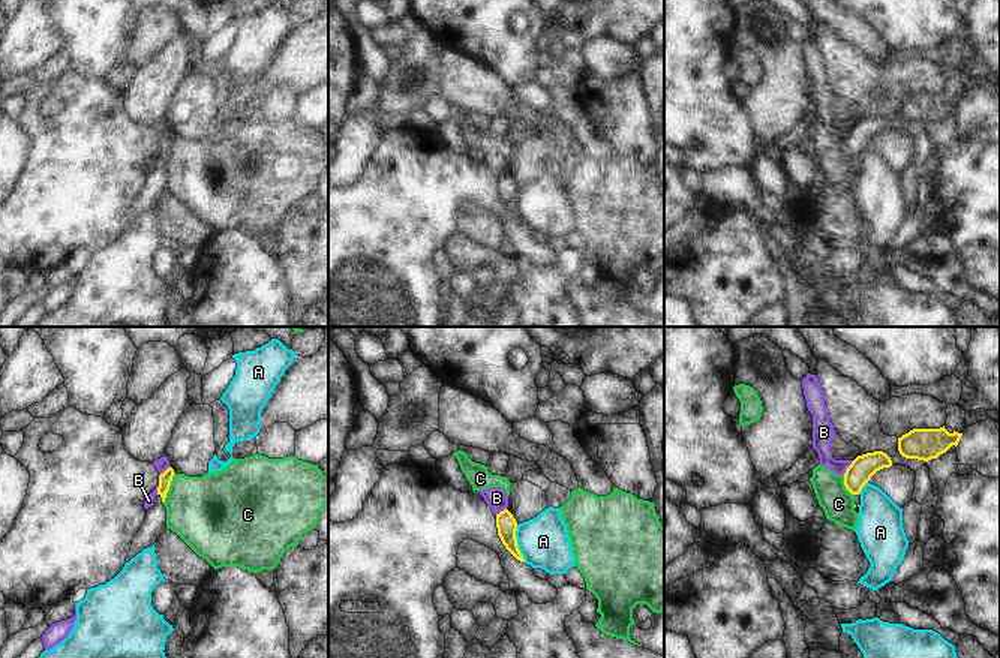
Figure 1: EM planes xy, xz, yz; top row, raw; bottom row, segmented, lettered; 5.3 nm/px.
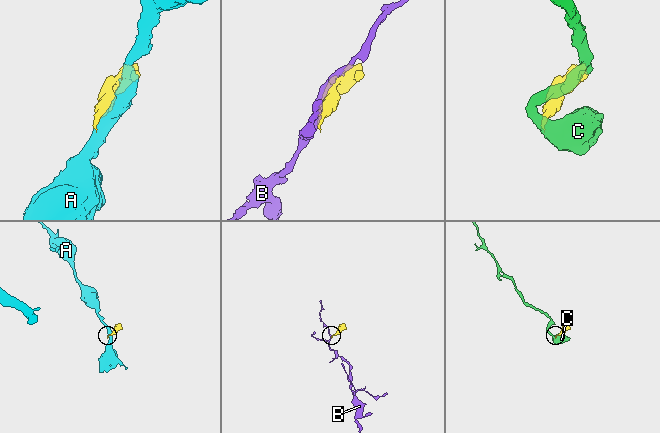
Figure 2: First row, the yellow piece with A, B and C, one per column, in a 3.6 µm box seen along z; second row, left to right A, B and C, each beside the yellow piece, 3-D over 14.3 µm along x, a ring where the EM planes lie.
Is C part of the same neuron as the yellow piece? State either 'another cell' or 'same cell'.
another cell

